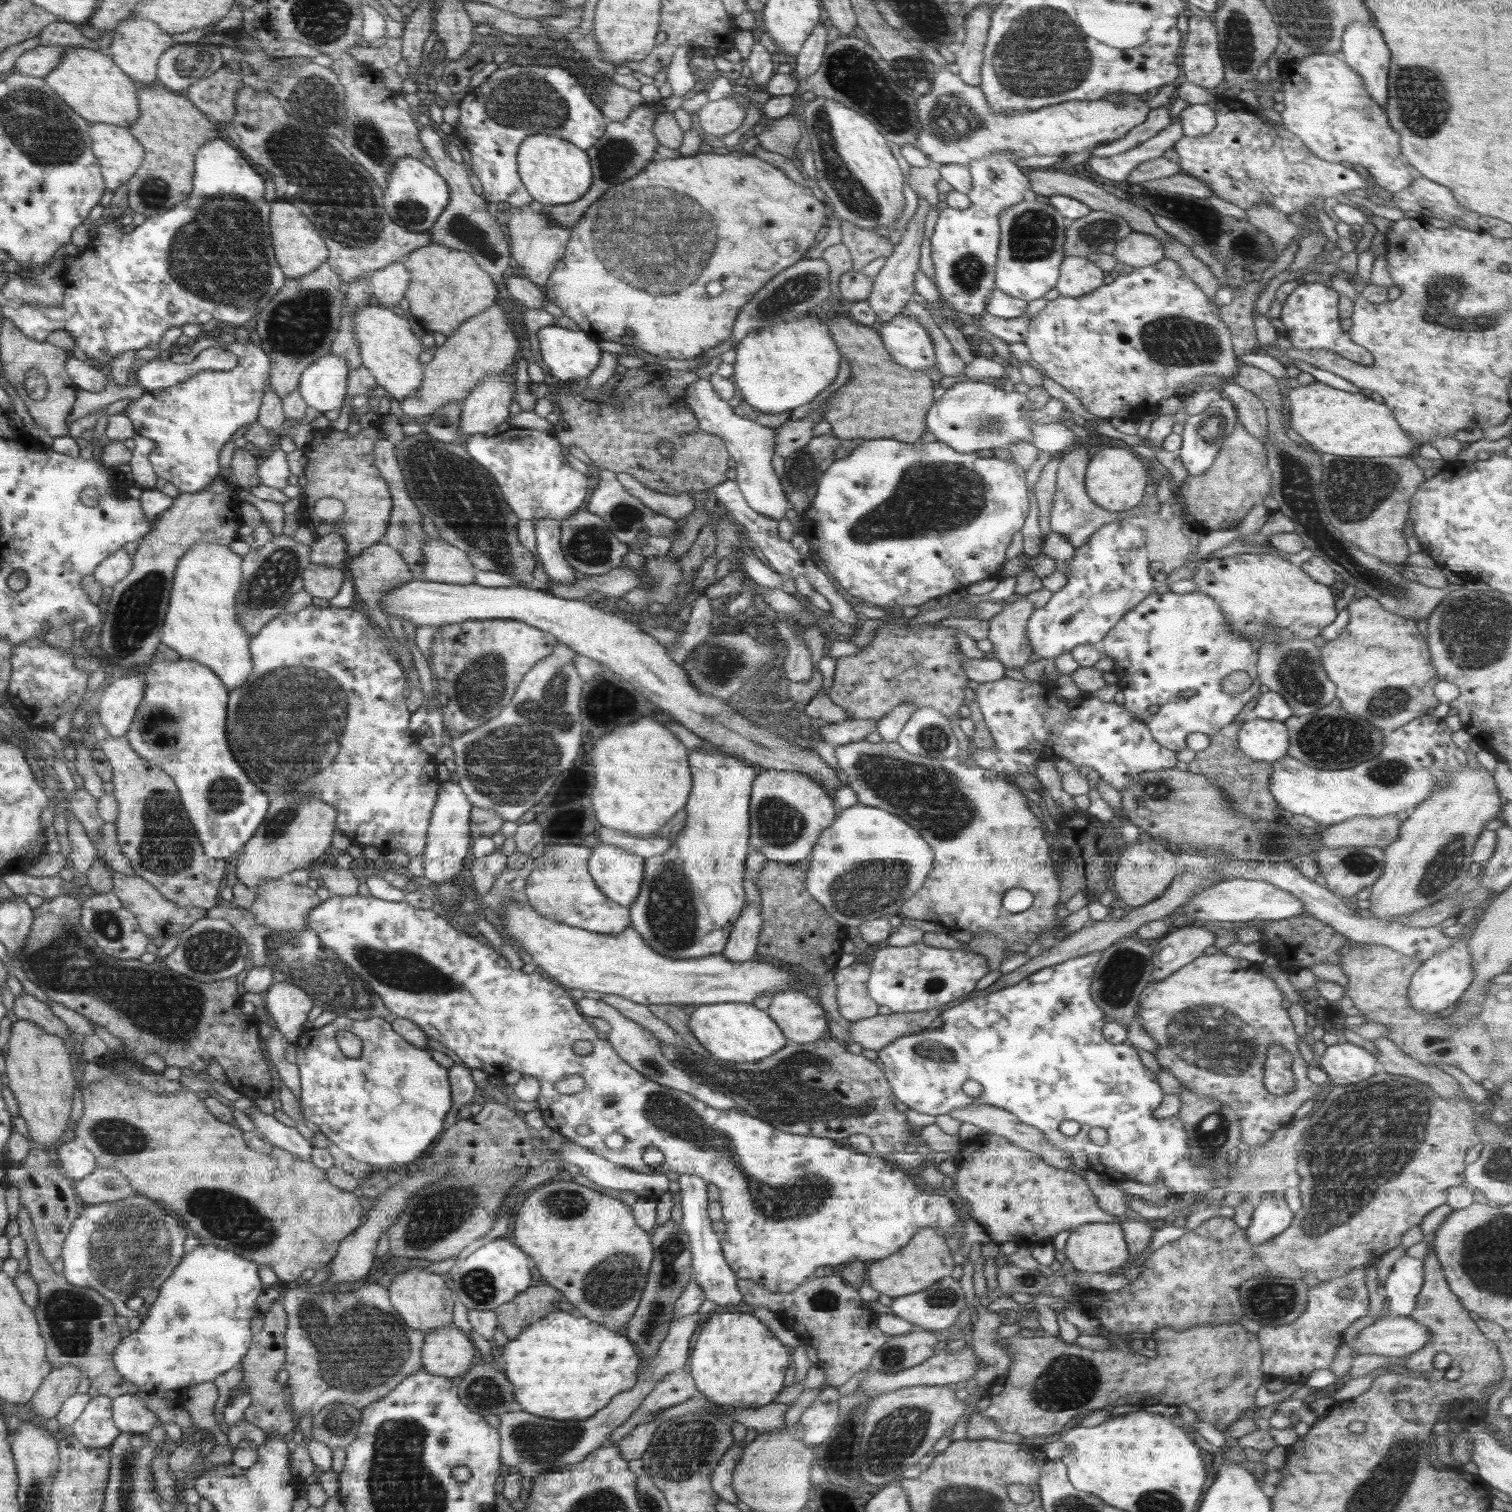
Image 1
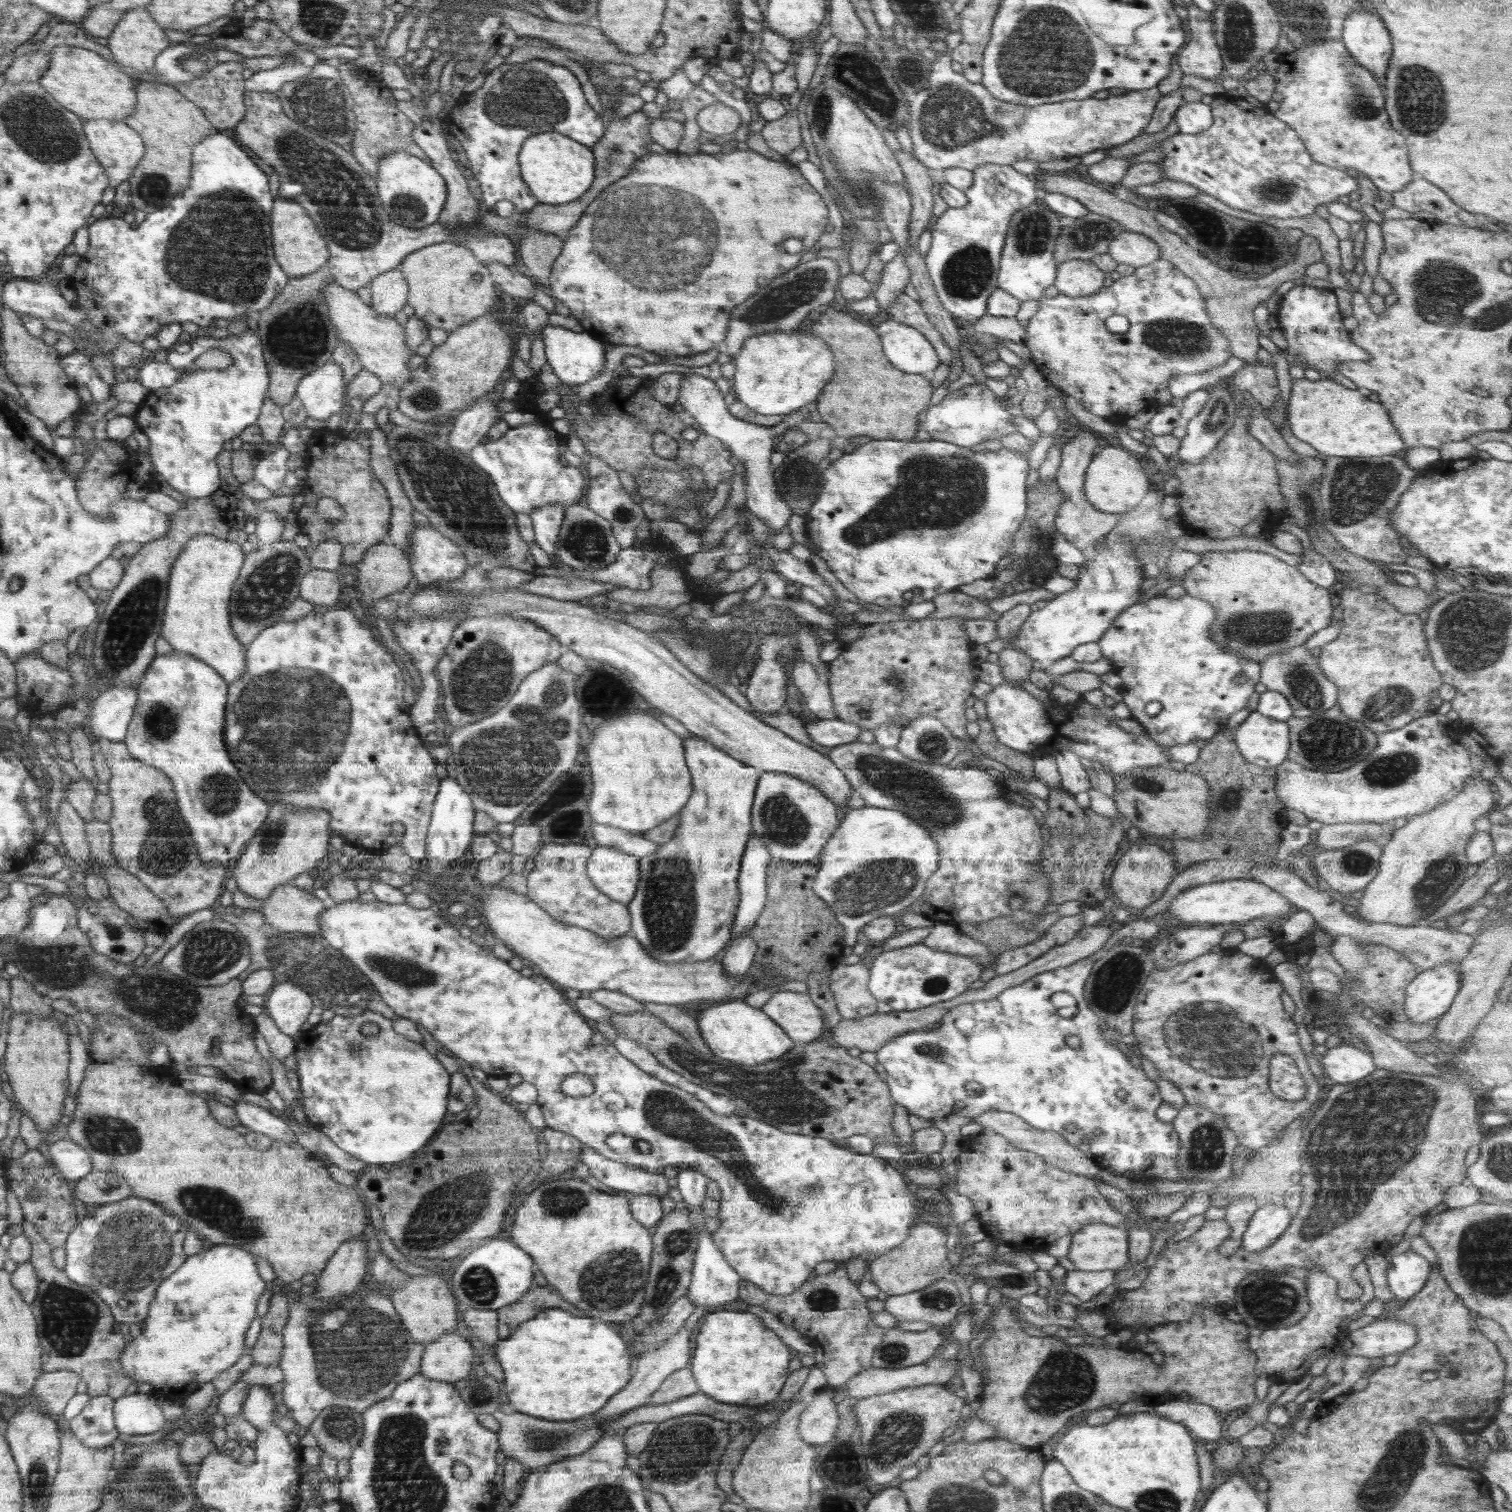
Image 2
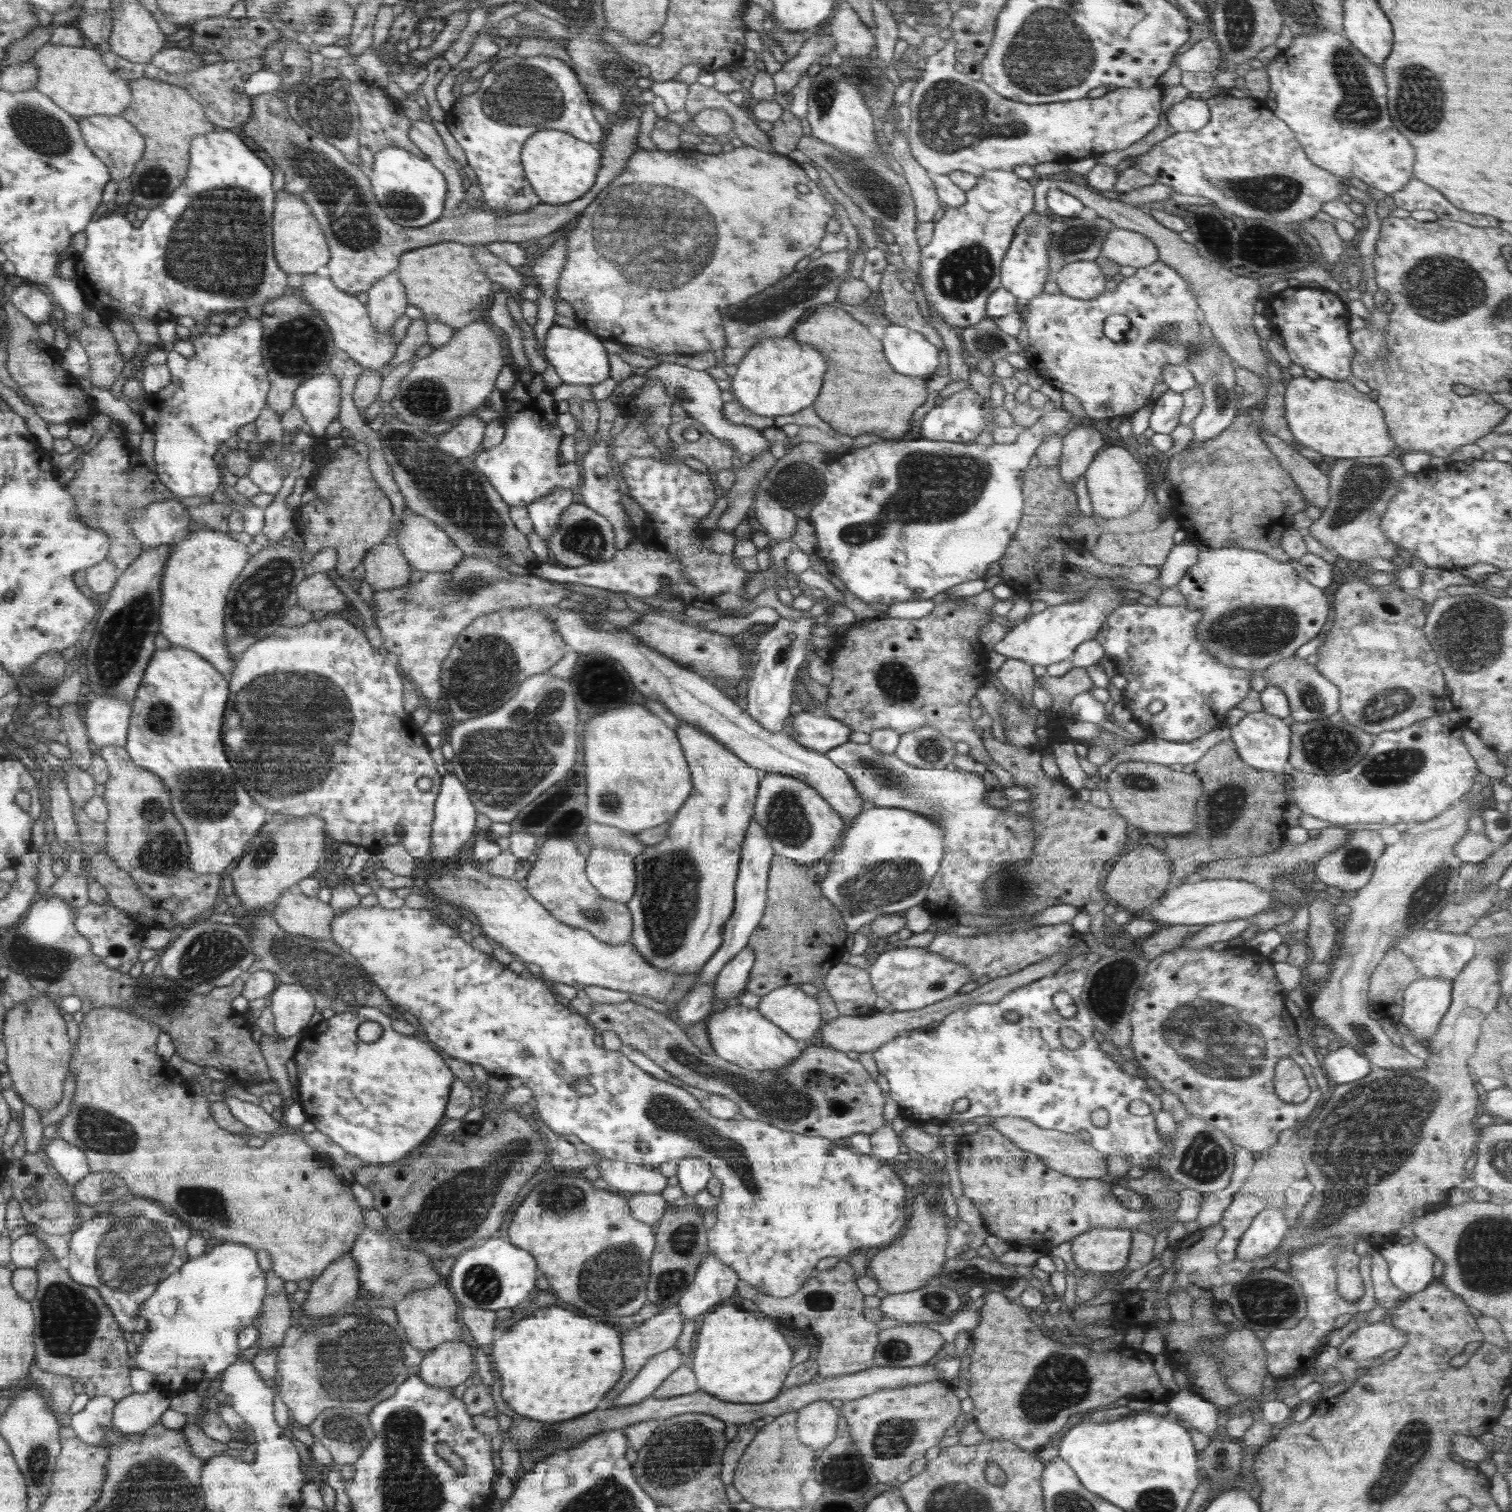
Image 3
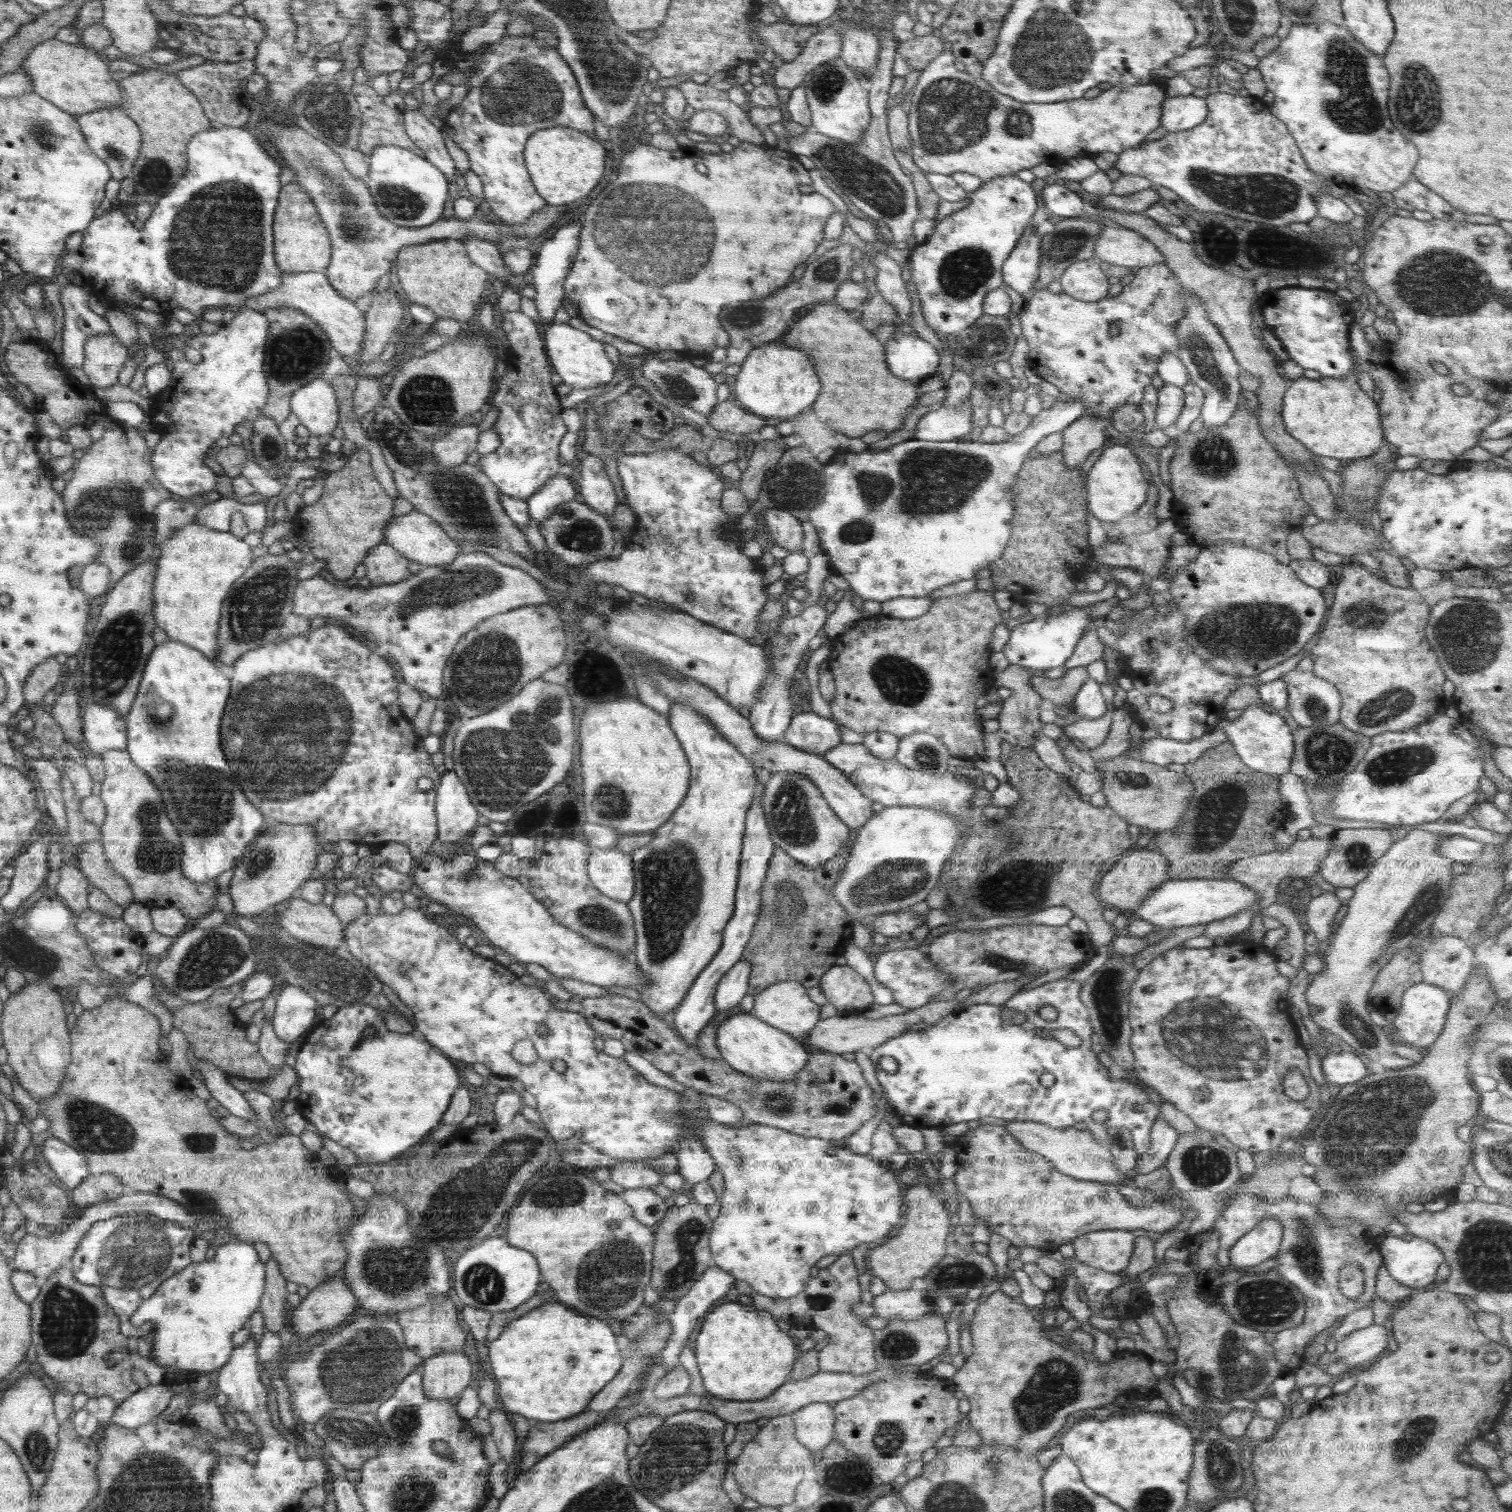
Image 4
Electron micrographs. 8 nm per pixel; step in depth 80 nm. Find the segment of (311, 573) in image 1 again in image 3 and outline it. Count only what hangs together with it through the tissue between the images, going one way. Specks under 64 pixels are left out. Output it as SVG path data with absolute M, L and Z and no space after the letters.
M318 572L312 576L302 579L296 589L297 602L306 610L326 610L328 613L343 613L349 608L346 595L326 572Z

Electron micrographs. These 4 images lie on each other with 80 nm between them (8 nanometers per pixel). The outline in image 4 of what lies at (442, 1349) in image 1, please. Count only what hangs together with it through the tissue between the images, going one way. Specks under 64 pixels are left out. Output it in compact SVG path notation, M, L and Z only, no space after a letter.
M463 1351L440 1352L424 1361L423 1386L428 1397L450 1400L472 1380L472 1362Z

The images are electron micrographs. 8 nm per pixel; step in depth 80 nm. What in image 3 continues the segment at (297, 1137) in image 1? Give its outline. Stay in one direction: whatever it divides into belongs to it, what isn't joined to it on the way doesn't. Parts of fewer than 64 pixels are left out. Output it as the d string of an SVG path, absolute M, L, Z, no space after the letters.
M226 1097L226 1106L229 1111L249 1128L253 1133L268 1133L272 1135L280 1128L280 1121L276 1114L266 1113L266 1109L260 1105L254 1105L250 1101L243 1101L236 1097Z

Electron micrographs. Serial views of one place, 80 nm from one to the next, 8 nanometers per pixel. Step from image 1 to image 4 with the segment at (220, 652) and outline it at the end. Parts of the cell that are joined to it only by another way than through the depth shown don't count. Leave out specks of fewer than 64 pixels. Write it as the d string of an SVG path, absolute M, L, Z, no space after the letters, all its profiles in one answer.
M194 522L192 526L178 530L167 541L162 541L158 545L157 556L158 570L152 591L155 597L155 619L160 630L164 630L168 638L203 651L209 659L215 660L218 657L218 620L222 616L222 604L234 587L235 581L254 564L256 558L252 554L251 546L230 531L222 532Z

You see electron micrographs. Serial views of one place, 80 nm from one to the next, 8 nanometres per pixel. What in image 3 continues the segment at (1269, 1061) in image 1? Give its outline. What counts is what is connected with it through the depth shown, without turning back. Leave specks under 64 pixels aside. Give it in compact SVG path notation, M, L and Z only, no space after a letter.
M1281 1058L1276 1063L1273 1083L1275 1093L1284 1101L1298 1104L1311 1093L1303 1070L1291 1058Z

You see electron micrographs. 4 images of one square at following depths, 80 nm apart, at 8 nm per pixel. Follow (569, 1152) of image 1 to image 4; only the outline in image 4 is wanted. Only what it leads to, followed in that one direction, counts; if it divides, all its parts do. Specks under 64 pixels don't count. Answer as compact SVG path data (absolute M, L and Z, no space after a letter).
M620 1160L608 1166L612 1176L610 1181L620 1185L624 1190L634 1190L634 1188L644 1188L652 1190L653 1186L663 1183L663 1176L656 1172L654 1167L646 1165L644 1162L630 1162Z

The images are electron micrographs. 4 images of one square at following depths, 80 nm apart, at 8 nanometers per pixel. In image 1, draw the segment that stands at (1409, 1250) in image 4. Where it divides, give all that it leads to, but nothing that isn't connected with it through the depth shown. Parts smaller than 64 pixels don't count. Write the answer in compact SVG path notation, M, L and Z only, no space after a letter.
M1405 1255L1392 1266L1383 1282L1386 1315L1409 1317L1424 1282L1424 1260Z

